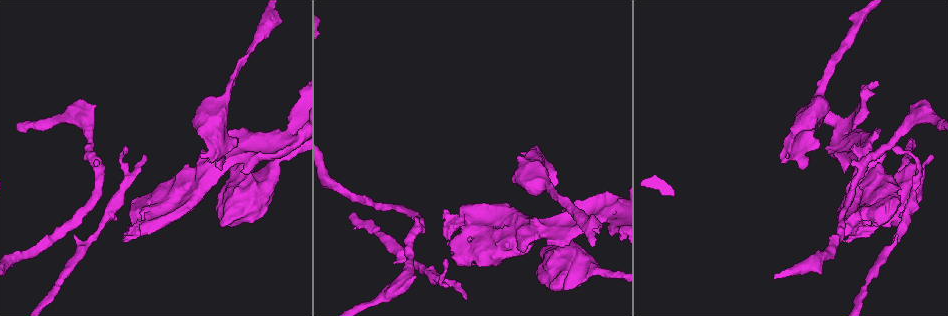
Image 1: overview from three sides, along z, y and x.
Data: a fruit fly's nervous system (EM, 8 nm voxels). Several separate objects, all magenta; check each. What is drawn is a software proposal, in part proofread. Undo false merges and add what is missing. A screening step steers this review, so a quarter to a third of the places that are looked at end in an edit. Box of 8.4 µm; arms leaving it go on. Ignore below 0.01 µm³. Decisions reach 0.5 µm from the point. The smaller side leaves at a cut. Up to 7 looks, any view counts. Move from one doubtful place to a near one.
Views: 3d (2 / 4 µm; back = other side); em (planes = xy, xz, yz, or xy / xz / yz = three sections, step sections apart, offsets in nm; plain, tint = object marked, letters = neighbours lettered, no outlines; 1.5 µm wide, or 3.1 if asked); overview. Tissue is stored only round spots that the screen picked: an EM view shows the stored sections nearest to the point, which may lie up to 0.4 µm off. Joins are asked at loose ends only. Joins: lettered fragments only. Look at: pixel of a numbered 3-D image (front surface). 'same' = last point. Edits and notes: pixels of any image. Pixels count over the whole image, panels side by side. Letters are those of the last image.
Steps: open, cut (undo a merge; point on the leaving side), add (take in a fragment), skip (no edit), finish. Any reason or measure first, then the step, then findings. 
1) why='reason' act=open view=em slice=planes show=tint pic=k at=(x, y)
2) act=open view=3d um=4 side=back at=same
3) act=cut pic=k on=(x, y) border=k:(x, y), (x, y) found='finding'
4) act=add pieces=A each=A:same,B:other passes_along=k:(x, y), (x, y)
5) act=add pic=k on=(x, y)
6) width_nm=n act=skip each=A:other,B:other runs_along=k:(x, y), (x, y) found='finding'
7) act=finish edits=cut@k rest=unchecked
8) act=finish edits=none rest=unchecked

why='sudden change in width' act=open view=em slice=xy step=4 show=tint pic=1 at=(847, 39)

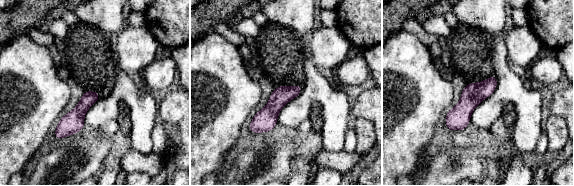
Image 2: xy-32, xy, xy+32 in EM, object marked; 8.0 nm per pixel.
act=open view=em slice=planes show=letters at=same

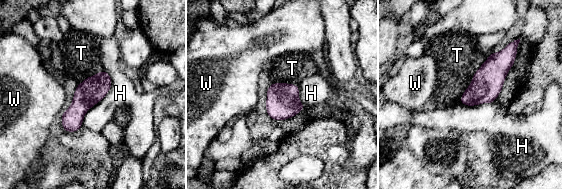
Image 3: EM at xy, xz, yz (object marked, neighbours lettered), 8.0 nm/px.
longest_contact=H:500nm act=skip each=H:other,T:other,W:other border=3:(104, 68), (111, 87), (81, 126) found='one cell here'

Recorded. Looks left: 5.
why='closes a loop' act=open view=3d um=4 pic=1 at=(601, 220)

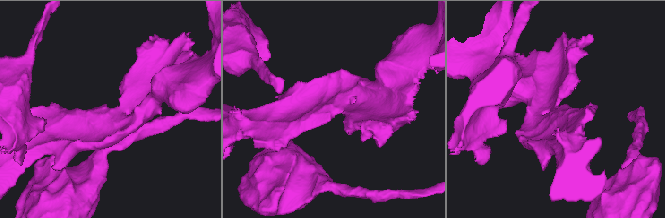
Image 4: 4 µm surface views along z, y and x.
why='need the tissue' act=open view=em slice=planes show=letters pic=4 at=(560, 113)

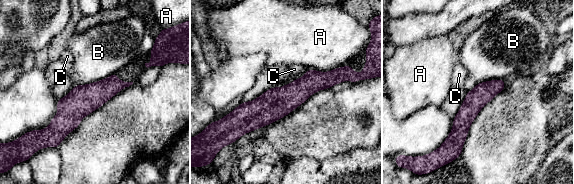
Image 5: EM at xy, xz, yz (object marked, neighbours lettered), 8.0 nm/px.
act=skip each=A:other,B:other,C:other border=5:(115, 72), (100, 80), (75, 86) found='all the same cell'

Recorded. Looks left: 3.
why='stops while still wide' act=open view=em slice=planes show=letters pic=1 at=(221, 224)

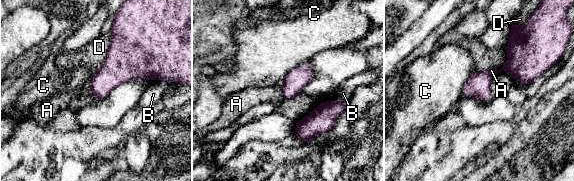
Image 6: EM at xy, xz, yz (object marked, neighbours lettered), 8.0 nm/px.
act=skip each=A:other,B:other,C:other,D:other runs_along=6:(535, 74), (501, 69), (465, 93) found='no lettered fragment goes on from it'

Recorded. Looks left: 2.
act=finish edits=none rest=unchecked

